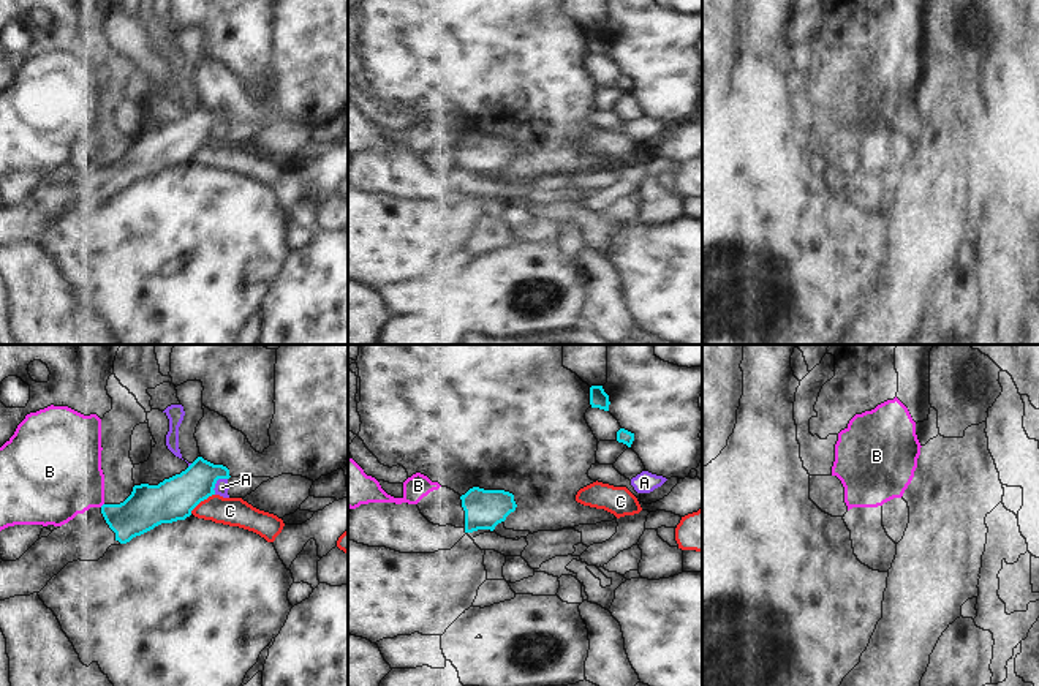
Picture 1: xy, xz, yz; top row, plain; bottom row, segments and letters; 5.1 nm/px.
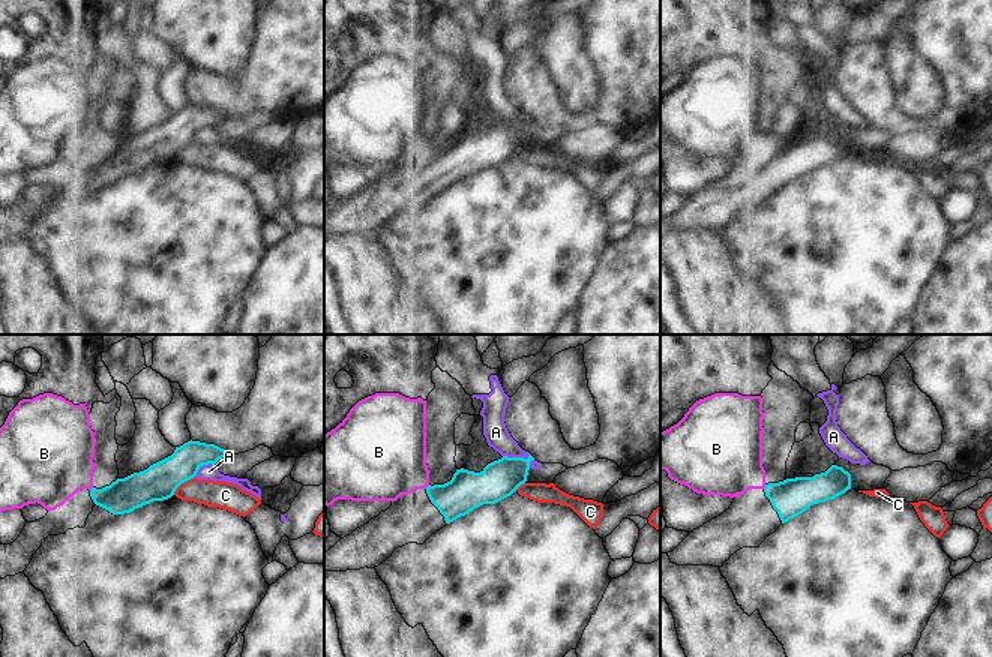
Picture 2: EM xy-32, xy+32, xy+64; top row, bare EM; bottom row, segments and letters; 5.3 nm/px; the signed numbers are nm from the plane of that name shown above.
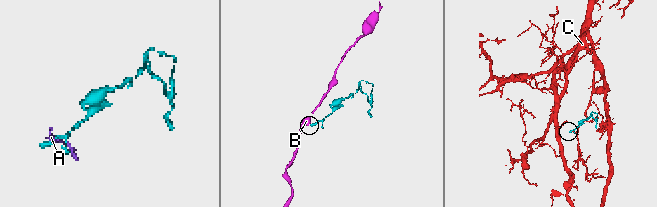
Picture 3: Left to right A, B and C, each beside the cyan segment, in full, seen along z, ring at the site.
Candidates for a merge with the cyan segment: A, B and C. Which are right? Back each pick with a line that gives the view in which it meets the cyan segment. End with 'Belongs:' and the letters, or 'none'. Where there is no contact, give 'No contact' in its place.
Belongs: none

